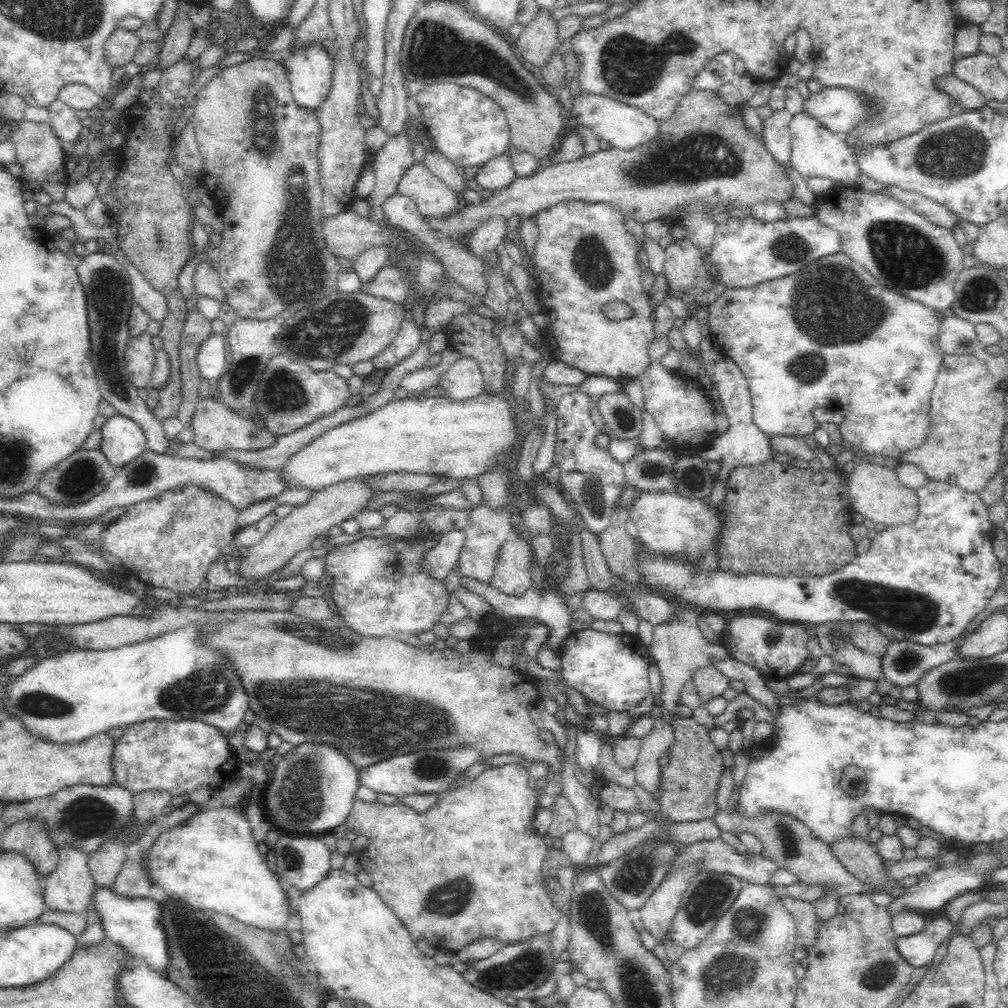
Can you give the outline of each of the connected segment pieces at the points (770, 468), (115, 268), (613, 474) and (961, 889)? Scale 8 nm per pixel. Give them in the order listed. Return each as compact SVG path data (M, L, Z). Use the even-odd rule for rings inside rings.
M772 458L757 463L736 463L723 482L723 497L715 510L715 536L718 566L739 572L793 572L793 574L828 574L850 563L858 554L850 530L857 521L847 497L843 472L837 467L814 472L793 464L778 463Z
M101 250L84 255L77 269L87 294L93 362L101 398L106 399L117 414L131 418L142 427L148 449L156 454L168 454L172 448L171 438L166 434L164 425L157 421L153 413L147 409L145 401L136 392L138 387L128 377L128 369L125 365L125 346L130 336L127 322L133 301L127 272L110 253Z
M573 390L557 398L556 442L554 461L559 472L560 490L574 502L584 525L595 533L601 533L611 521L613 506L619 500L620 492L628 487L625 481L623 463L612 455L609 445L598 443L598 426L590 417L590 396Z
M979 855L975 857L970 857L970 866L965 868L964 866L950 865L949 868L944 868L944 870L930 870L927 872L925 879L920 882L915 882L912 886L912 894L906 896L906 898L896 898L893 900L889 906L892 913L899 908L906 907L908 909L916 909L922 913L926 911L937 912L942 911L946 903L951 899L954 899L958 895L962 895L969 891L978 891L985 884L985 874L989 873L992 869L999 866L999 860L1005 858L1004 856L994 855Z

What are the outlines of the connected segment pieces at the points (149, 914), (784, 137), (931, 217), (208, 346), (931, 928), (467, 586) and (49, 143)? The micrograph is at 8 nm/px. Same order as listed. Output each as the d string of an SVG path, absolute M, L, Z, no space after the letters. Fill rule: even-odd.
M108 888L97 890L94 894L94 907L102 913L103 932L107 940L112 940L124 946L130 951L137 962L145 962L154 972L165 975L168 966L172 964L172 953L170 953L170 942L168 932L164 926L164 905L146 898L120 898Z
M783 109L773 112L773 116L768 121L763 122L767 151L773 155L774 160L777 160L777 162L789 162L788 157L790 157L791 146L790 123L794 118L794 114Z
M891 185L885 192L896 195L898 199L903 200L903 202L907 204L908 207L912 208L918 215L936 226L950 231L960 228L960 220L950 210L947 210L944 206L933 202L933 200L921 194L908 192Z
M225 333L212 334L200 346L197 363L202 376L217 382L228 370L229 353Z
M944 916L937 917L935 923L928 923L922 930L897 937L898 949L912 966L926 967L940 948L948 930L951 930L951 925Z
M455 568L454 570L456 570L456 579L458 579L460 586L462 586L466 592L472 592L474 596L482 598L482 600L492 608L492 613L507 616L508 618L520 618L520 620L538 618L540 623L545 624L549 629L548 638L545 644L547 648L553 650L558 658L564 656L564 652L566 652L566 644L568 644L568 638L573 634L574 629L571 626L571 613L566 607L565 599L557 592L552 590L545 592L538 588L536 591L528 590L523 596L514 597L497 590L494 586L491 586L484 580L473 578L468 574L462 574L458 568Z
M22 118L22 120L14 122L14 128L8 136L8 141L14 146L14 152L16 152L14 162L20 169L18 178L25 193L44 191L46 186L62 186L62 184L66 186L66 180L69 177L68 168L66 168L67 154L50 121L36 122L36 120Z

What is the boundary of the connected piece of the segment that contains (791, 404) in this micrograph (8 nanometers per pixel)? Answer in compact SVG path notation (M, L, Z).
M840 251L824 255L803 266L796 273L784 278L764 282L752 288L736 290L721 290L714 302L709 305L709 320L711 338L714 344L724 354L732 358L744 373L747 380L751 405L753 406L754 421L768 436L770 433L793 435L798 438L812 438L820 426L820 420L814 417L814 410L818 408L844 409L846 420L840 424L841 436L844 445L853 446L855 449L864 450L870 454L890 456L897 458L897 454L908 447L921 443L925 430L924 412L928 410L928 394L932 390L932 382L940 361L944 354L939 346L939 320L938 311L924 306L921 302L912 300L898 294L876 280L863 266L854 262Z

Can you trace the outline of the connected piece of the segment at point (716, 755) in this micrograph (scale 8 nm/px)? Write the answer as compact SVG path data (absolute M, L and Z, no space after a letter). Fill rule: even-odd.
M678 716L676 742L670 748L670 762L662 772L664 796L662 796L662 815L671 822L686 822L715 816L718 810L718 786L726 766L719 749L709 737L709 731L692 718Z

